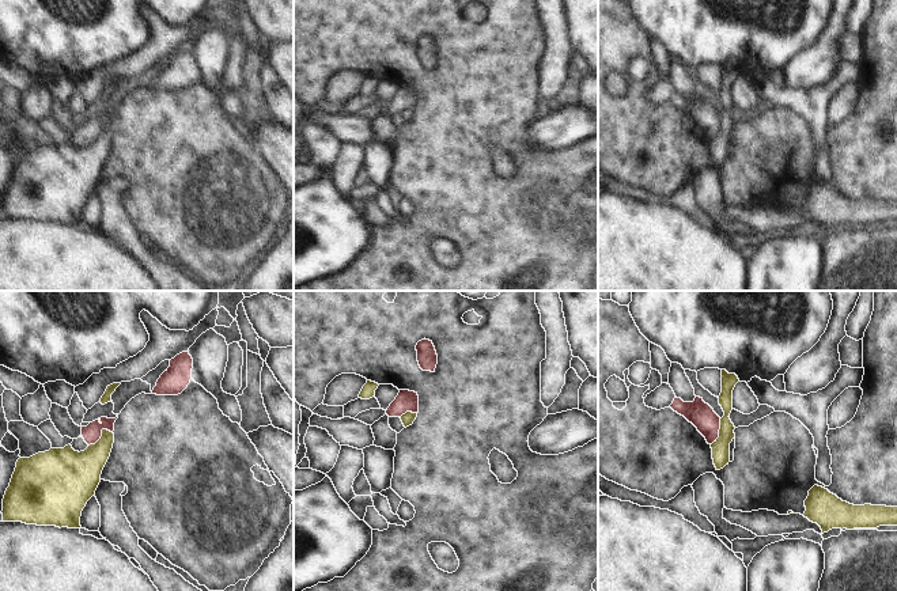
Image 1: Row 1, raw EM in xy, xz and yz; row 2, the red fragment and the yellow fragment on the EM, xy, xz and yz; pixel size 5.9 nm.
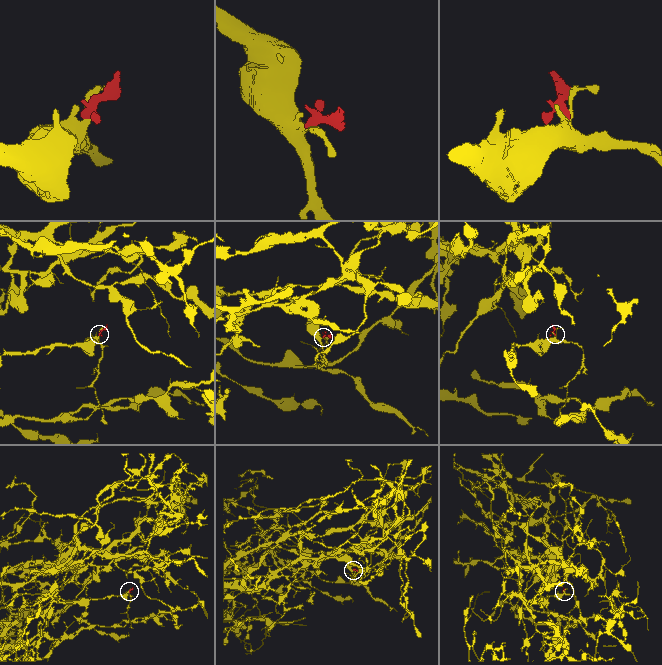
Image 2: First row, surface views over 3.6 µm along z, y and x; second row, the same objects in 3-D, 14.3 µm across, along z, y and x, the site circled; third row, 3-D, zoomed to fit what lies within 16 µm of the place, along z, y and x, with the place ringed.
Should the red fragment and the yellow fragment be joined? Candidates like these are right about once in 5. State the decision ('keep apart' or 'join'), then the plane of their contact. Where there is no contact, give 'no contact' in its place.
keep apart; contact in xy

